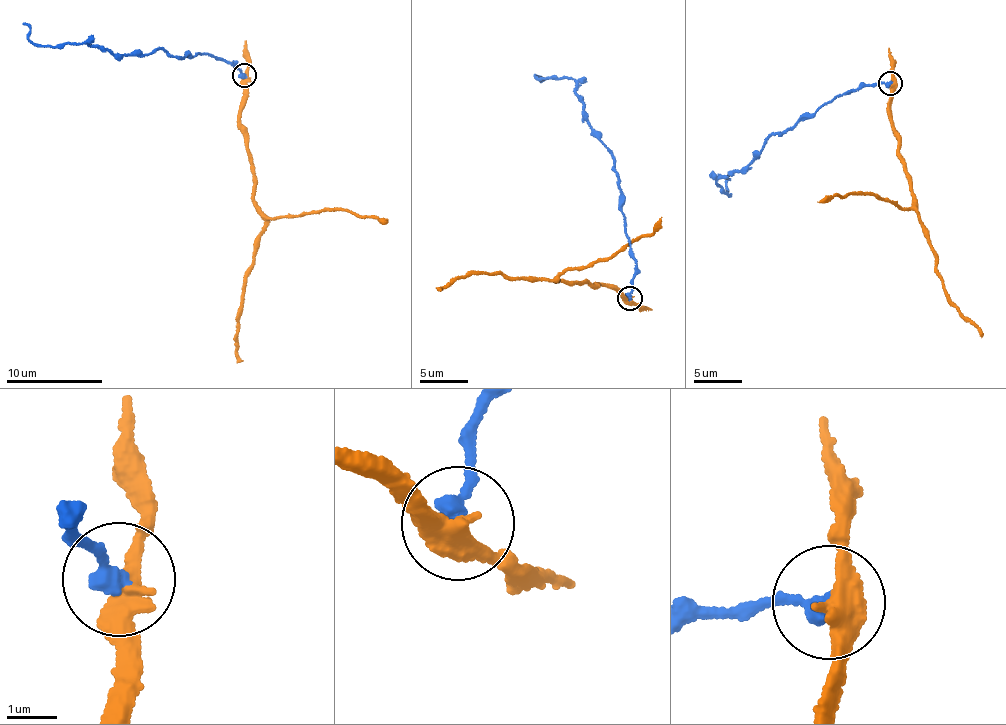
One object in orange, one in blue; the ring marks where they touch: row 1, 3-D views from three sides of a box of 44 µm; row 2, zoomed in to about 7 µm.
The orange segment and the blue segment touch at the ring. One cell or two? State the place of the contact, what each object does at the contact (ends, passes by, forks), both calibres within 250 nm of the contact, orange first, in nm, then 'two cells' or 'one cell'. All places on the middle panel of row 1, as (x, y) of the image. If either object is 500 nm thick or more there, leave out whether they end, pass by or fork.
at (629, 298); orange passes by; blue ends there; 400 nm thick on the orange side, 340 nm on the other; two cells

